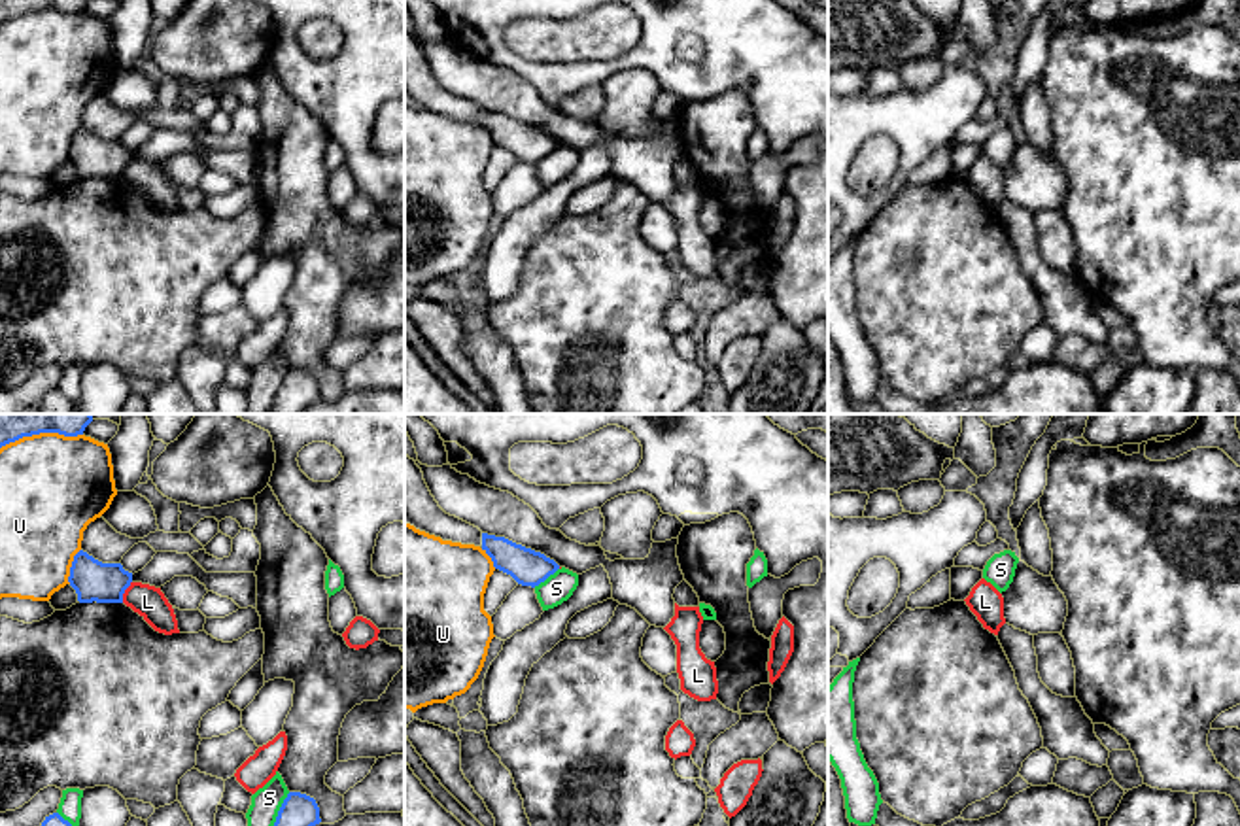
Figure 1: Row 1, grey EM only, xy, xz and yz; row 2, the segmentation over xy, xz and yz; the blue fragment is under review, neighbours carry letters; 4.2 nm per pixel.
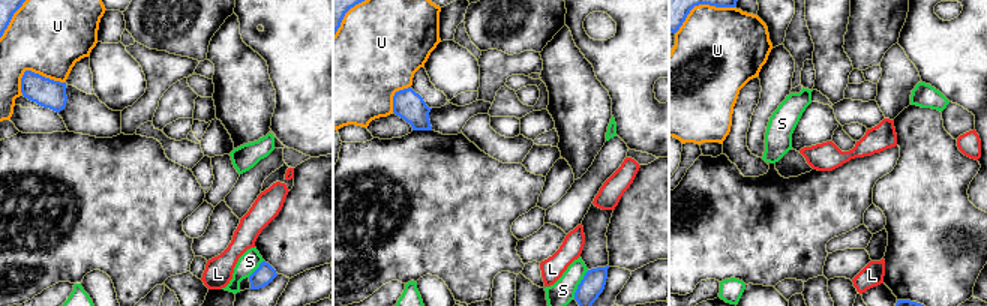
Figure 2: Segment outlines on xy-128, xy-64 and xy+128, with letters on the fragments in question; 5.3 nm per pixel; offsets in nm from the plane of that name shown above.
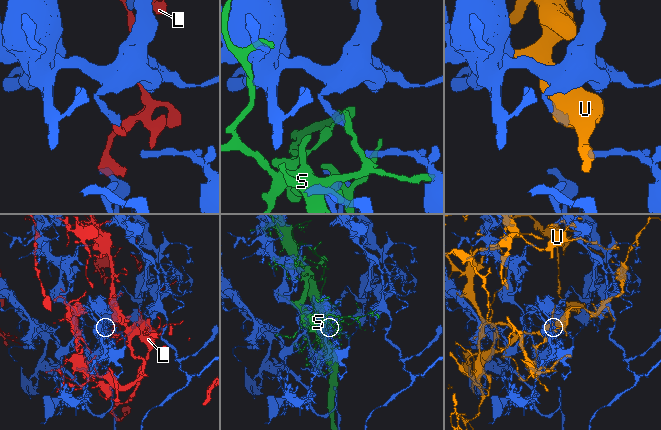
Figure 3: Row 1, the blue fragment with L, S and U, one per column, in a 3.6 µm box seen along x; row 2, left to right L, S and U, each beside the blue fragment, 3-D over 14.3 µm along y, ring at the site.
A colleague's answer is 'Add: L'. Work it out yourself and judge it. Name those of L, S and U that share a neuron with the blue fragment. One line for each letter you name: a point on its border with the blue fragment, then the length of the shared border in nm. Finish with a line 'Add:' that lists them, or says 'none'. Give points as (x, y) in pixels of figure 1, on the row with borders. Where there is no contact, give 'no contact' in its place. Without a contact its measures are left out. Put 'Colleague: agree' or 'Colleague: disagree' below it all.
Add: none
Colleague: disagree

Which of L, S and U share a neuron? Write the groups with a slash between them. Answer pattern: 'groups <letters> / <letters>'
groups L / S / U

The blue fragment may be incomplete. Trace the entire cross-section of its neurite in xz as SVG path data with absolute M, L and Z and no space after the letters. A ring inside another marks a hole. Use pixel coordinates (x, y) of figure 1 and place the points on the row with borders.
M482 533L482 550L491 558L495 569L510 575L522 586L535 588L560 569L544 554L505 537Z

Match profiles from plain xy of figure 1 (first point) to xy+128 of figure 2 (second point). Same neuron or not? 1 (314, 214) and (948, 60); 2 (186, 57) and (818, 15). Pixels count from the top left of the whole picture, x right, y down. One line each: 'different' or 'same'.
1: different
2: different

